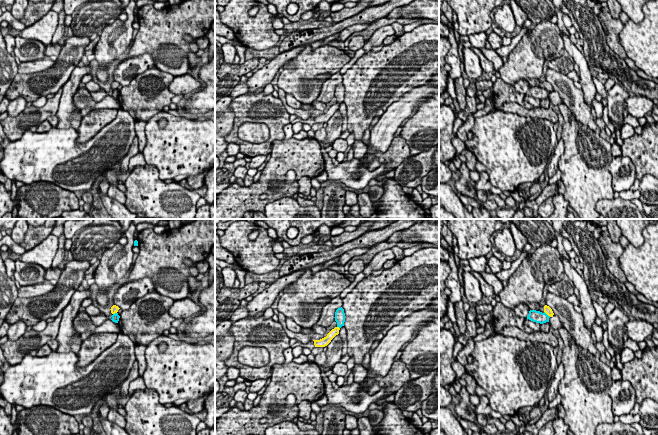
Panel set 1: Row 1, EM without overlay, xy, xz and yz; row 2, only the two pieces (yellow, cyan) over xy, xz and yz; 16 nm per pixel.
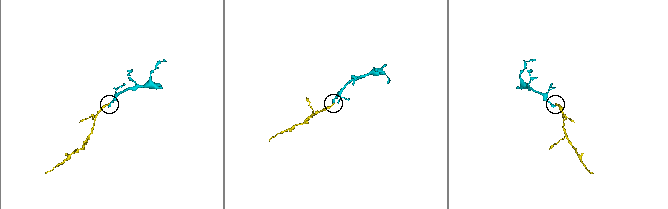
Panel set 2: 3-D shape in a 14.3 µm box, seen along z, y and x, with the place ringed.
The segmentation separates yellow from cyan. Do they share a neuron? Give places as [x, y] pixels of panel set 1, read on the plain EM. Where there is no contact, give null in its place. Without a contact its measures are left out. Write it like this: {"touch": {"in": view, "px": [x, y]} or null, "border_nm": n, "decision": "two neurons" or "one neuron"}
{"touch": {"in": "yz", "px": [547, 90]}, "border_nm": 140, "decision": "two neurons"}

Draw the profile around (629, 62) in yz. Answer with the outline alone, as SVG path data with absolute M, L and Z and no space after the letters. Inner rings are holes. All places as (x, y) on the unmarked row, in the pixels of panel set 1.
M627 57L627 58L623 58L623 59L625 60L627 66L628 66L630 69L634 70L639 77L641 77L641 78L643 78L643 79L646 79L646 80L651 80L651 79L652 79L651 76L648 76L645 72L643 72L641 69L639 69L639 68L635 65L634 61L632 61L630 58Z

